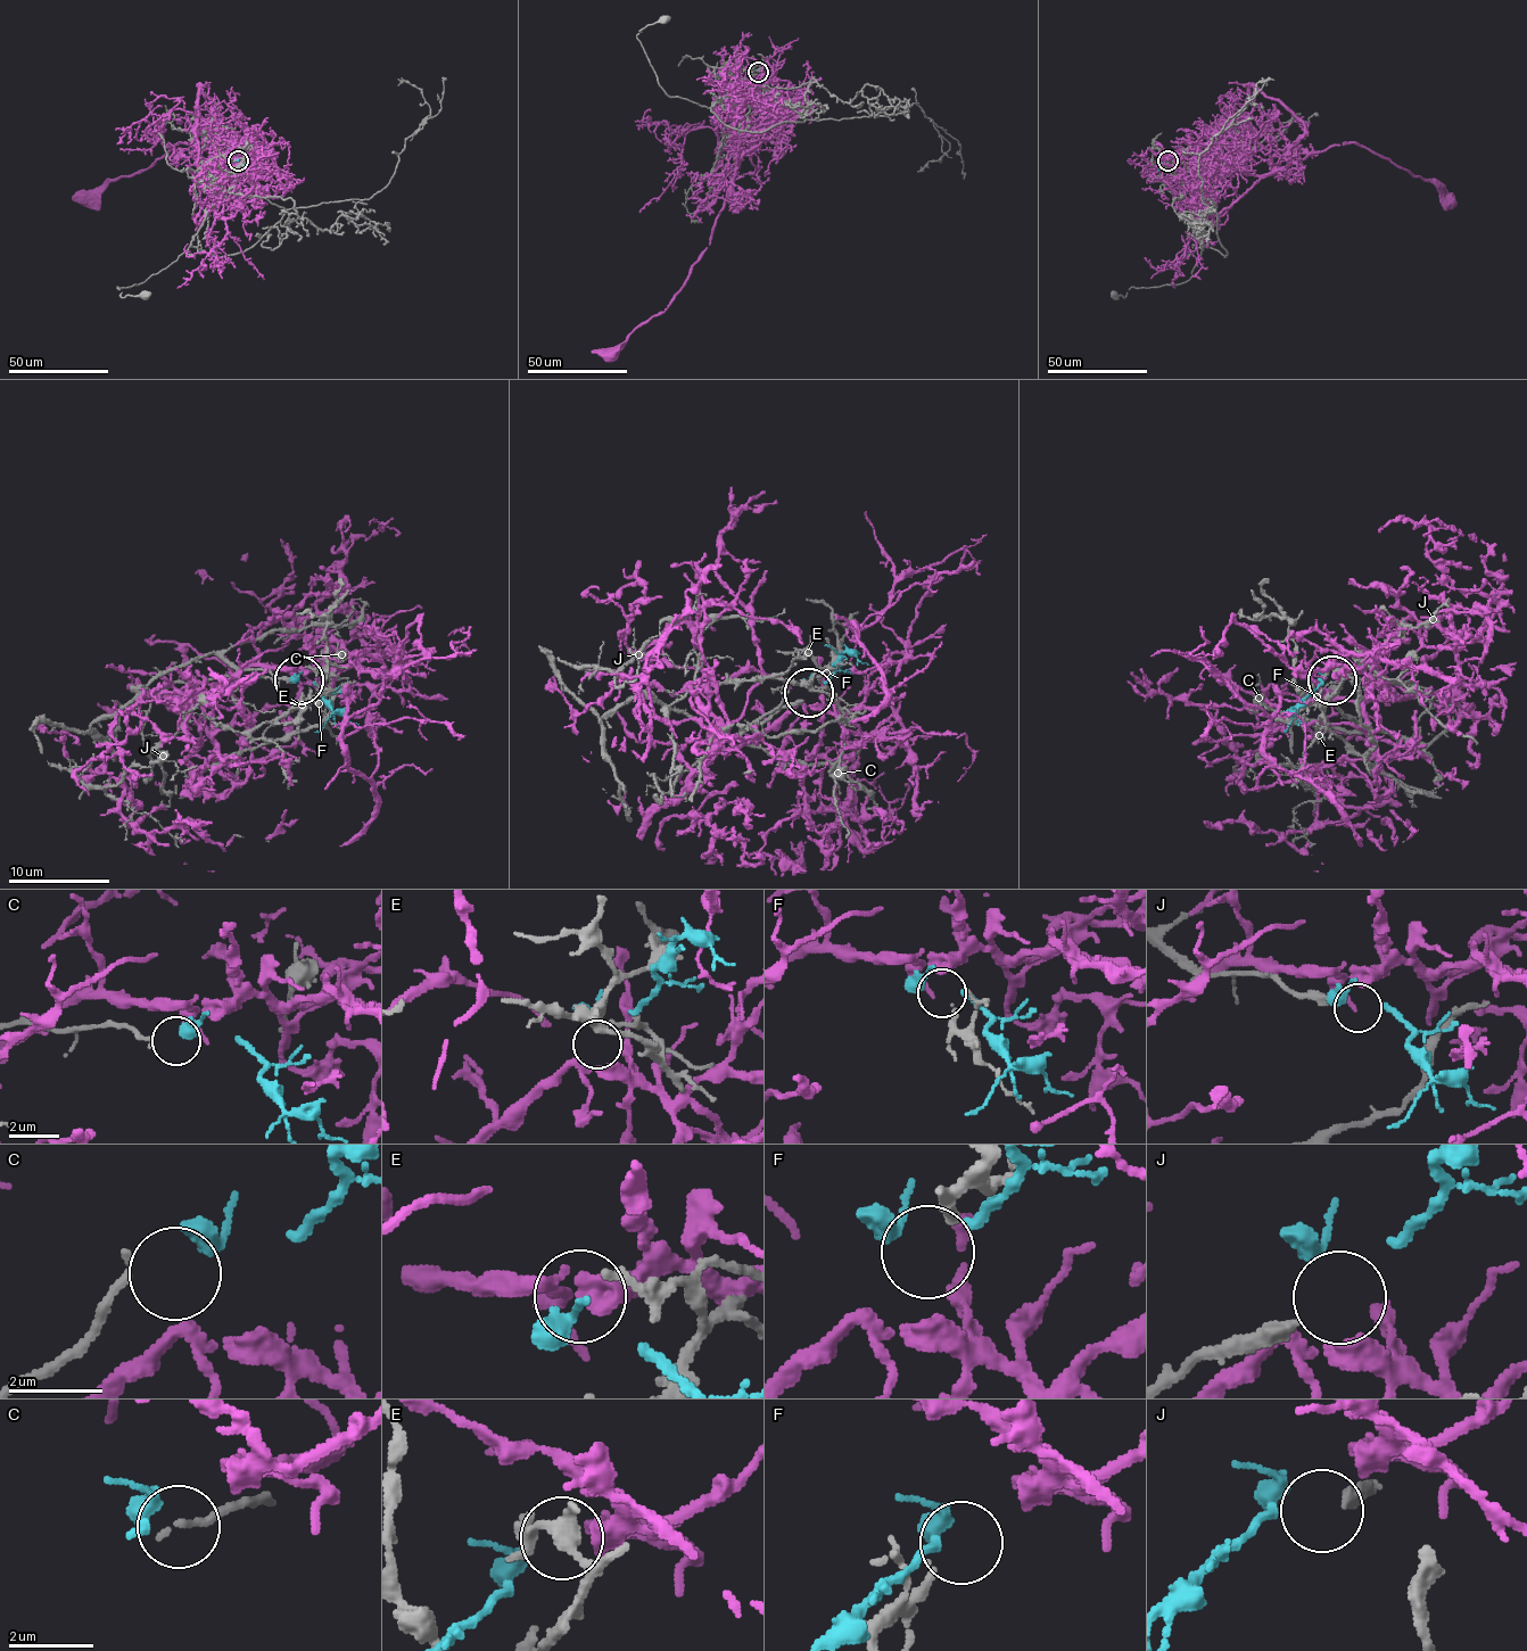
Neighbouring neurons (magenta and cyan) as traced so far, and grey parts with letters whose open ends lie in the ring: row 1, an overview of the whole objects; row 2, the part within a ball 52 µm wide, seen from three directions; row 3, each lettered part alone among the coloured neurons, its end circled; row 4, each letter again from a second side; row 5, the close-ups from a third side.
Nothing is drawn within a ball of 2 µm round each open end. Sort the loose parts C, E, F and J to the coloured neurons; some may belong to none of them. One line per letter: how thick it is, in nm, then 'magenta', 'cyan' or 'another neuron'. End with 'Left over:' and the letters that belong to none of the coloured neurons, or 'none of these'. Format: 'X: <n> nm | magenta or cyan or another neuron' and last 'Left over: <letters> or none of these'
C: 190 nm | cyan
E: 180 nm | magenta
F: 190 nm | another neuron
J: 320 nm | another neuron
Left over: F, J

